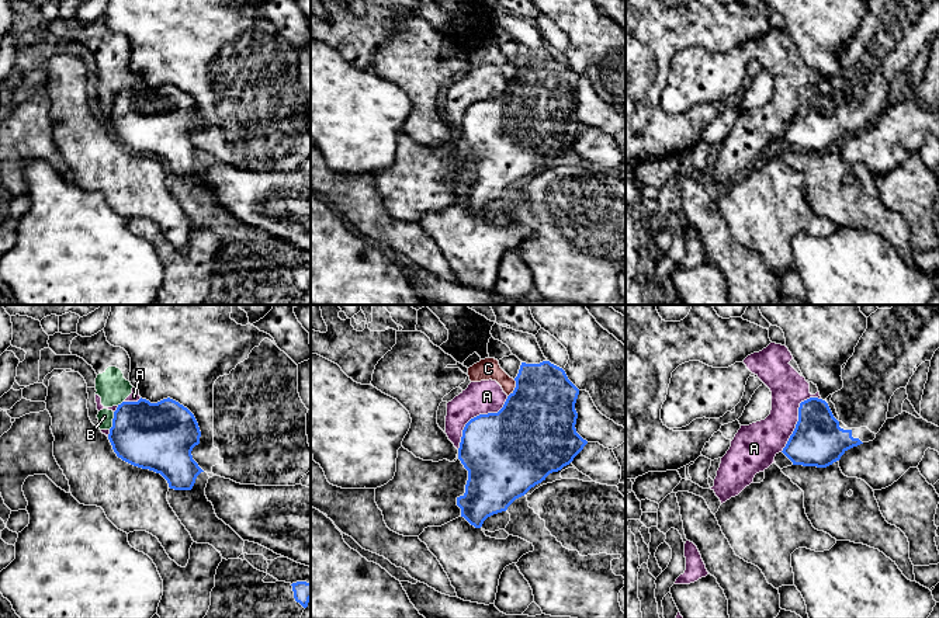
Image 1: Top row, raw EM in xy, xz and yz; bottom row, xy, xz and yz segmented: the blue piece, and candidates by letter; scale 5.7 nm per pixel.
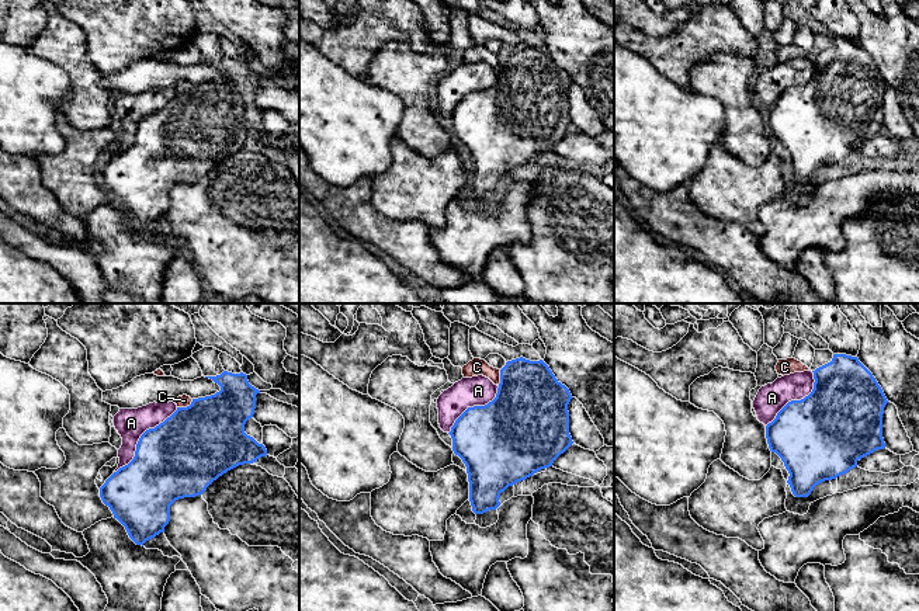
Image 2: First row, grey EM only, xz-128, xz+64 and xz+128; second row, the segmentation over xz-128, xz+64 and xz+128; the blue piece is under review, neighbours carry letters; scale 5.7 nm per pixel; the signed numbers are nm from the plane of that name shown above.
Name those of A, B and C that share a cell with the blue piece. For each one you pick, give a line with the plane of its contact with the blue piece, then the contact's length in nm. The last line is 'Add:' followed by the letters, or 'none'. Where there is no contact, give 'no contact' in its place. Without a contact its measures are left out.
Add: none

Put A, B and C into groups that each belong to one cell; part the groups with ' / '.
A B / C

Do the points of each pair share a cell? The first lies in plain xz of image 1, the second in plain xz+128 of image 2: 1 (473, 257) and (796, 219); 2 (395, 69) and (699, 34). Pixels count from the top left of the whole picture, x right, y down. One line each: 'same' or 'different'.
1: same
2: different

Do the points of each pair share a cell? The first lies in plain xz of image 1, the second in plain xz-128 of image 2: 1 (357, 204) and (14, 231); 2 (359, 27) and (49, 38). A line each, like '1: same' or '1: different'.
1: different
2: different

